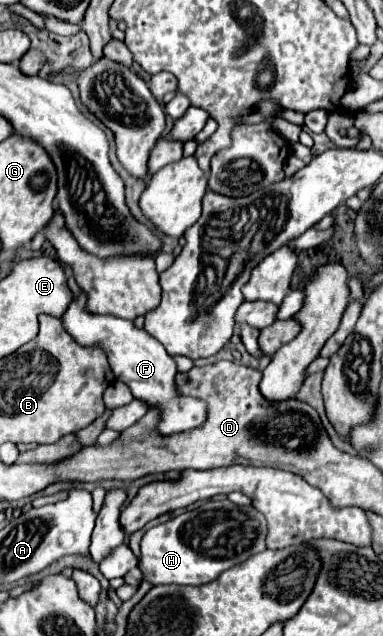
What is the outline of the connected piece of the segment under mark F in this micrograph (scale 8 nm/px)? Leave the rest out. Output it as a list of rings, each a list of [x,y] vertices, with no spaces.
[[[80,294],[80,298],[68,306],[66,314],[62,316],[64,328],[72,334],[72,338],[78,344],[82,346],[100,344],[104,348],[116,380],[124,382],[136,400],[142,400],[148,408],[156,408],[160,412],[160,422],[156,426],[156,432],[160,436],[168,436],[168,434],[178,434],[202,426],[208,416],[208,406],[198,398],[178,394],[174,384],[176,362],[172,360],[172,356],[166,354],[164,346],[160,346],[158,340],[150,338],[142,328],[138,330],[130,320],[86,312],[84,300],[86,296]]]

